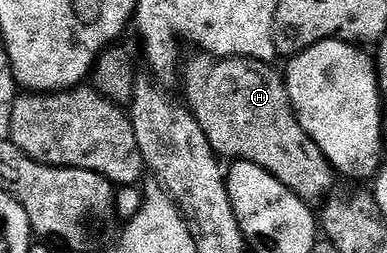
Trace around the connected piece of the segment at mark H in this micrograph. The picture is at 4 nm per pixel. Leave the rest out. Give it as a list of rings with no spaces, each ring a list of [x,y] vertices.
[[[209,55],[197,56],[201,57],[188,58],[183,65],[183,101],[203,127],[203,135],[218,158],[255,163],[255,167],[275,175],[299,200],[324,202],[334,192],[335,170],[294,115],[284,76],[276,73],[270,62],[250,57],[214,60]]]

